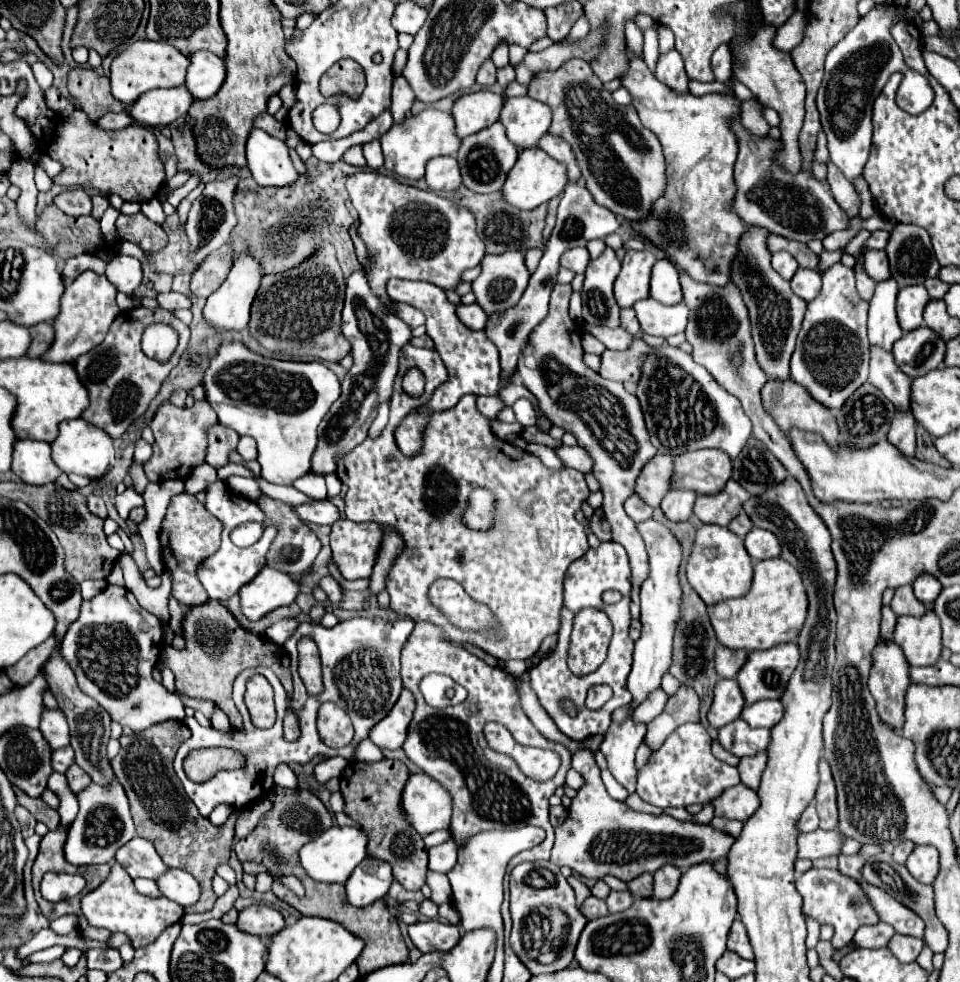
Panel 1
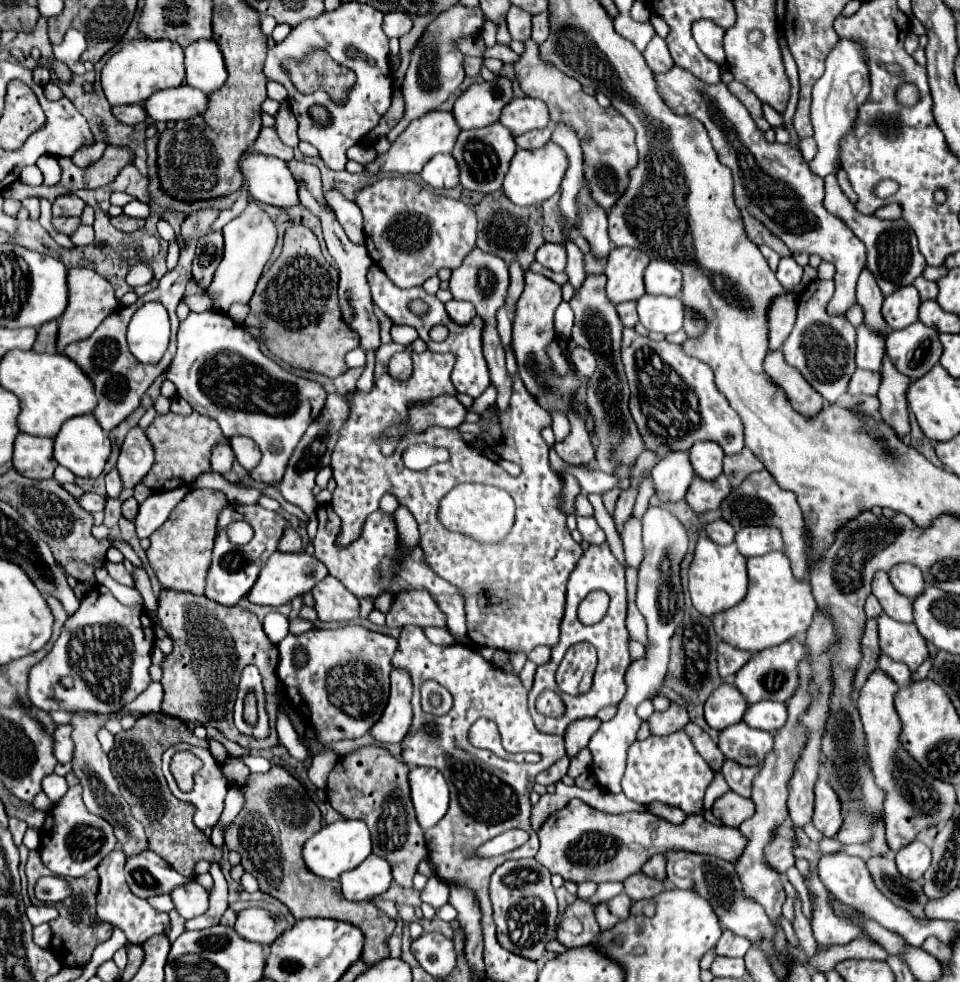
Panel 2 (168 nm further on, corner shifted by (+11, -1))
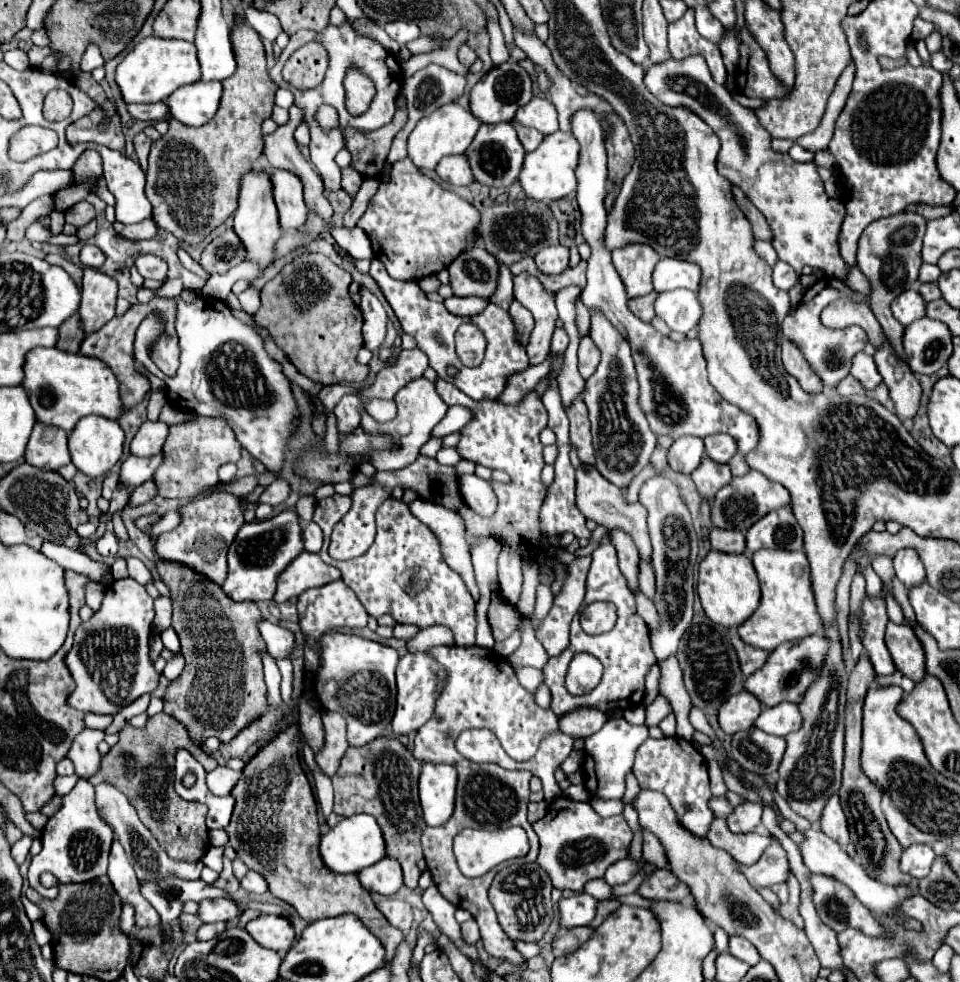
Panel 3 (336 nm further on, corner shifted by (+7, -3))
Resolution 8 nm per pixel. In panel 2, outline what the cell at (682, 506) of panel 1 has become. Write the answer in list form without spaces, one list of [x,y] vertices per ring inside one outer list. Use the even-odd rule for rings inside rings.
[[[668,452],[668,456],[662,456],[652,470],[652,478],[660,502],[682,500],[694,476],[696,474],[688,452]]]

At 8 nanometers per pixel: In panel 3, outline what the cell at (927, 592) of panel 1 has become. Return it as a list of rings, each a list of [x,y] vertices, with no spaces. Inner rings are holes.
[[[900,550],[896,556],[894,556],[894,570],[896,570],[896,578],[908,588],[912,590],[914,586],[922,584],[926,580],[926,574],[924,574],[924,566],[916,554],[916,550]]]

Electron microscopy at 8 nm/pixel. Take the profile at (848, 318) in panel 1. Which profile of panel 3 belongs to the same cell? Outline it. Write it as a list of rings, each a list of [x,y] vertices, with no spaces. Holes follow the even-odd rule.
[[[824,276],[812,288],[808,288],[804,292],[798,308],[794,312],[790,312],[782,322],[784,338],[794,342],[800,348],[800,352],[808,360],[810,368],[816,370],[816,374],[820,376],[824,386],[830,388],[830,390],[834,390],[838,386],[838,382],[848,376],[850,366],[852,366],[852,358],[856,356],[856,352],[860,352],[864,348],[864,342],[866,342],[866,334],[864,334],[864,330],[860,326],[848,326],[844,330],[836,330],[836,328],[826,328],[820,322],[820,312],[824,310],[824,306],[828,306],[830,302],[843,297],[850,297],[856,301],[866,299],[860,292],[846,288],[844,282],[840,282],[836,278],[830,278],[830,276]]]

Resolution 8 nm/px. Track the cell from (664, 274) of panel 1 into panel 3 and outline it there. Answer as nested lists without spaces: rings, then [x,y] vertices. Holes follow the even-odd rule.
[[[662,258],[654,268],[652,282],[654,282],[656,292],[666,292],[666,290],[674,290],[674,288],[698,290],[700,268],[692,262]]]

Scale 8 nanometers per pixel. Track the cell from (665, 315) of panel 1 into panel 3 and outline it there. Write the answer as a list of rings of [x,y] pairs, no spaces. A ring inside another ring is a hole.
[[[672,290],[658,294],[654,310],[656,316],[662,318],[670,330],[682,334],[694,328],[700,318],[700,304],[696,302],[696,292],[692,290]]]

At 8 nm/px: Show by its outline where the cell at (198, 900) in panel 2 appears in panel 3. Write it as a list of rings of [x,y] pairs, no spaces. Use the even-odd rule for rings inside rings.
[[[214,898],[198,902],[198,918],[202,922],[228,922],[230,918],[238,916],[238,906],[228,898]]]

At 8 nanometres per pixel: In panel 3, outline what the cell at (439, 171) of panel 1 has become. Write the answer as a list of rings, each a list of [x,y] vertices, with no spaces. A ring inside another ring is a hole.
[[[464,154],[460,156],[448,156],[448,158],[442,158],[436,166],[436,174],[452,184],[452,186],[468,186],[474,182],[472,178],[472,170],[468,166],[468,160]]]

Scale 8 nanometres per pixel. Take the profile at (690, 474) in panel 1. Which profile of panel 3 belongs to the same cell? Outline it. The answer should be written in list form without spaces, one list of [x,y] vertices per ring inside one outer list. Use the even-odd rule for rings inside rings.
[[[712,434],[704,438],[704,444],[706,454],[718,464],[726,464],[736,454],[736,440],[728,434]]]

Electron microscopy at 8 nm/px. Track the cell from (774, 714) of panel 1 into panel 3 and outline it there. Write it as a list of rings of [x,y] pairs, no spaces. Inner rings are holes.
[[[780,702],[772,708],[762,708],[760,716],[754,722],[756,728],[764,730],[766,734],[774,736],[786,736],[792,730],[800,728],[800,712],[798,706],[792,702]]]

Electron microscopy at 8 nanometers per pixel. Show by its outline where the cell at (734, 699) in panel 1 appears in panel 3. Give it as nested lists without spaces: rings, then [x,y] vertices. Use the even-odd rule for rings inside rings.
[[[742,690],[740,694],[734,694],[732,698],[728,698],[728,702],[724,702],[724,706],[720,706],[718,710],[718,722],[720,728],[726,734],[736,734],[740,730],[750,730],[754,726],[754,720],[760,714],[760,702],[746,690]]]

